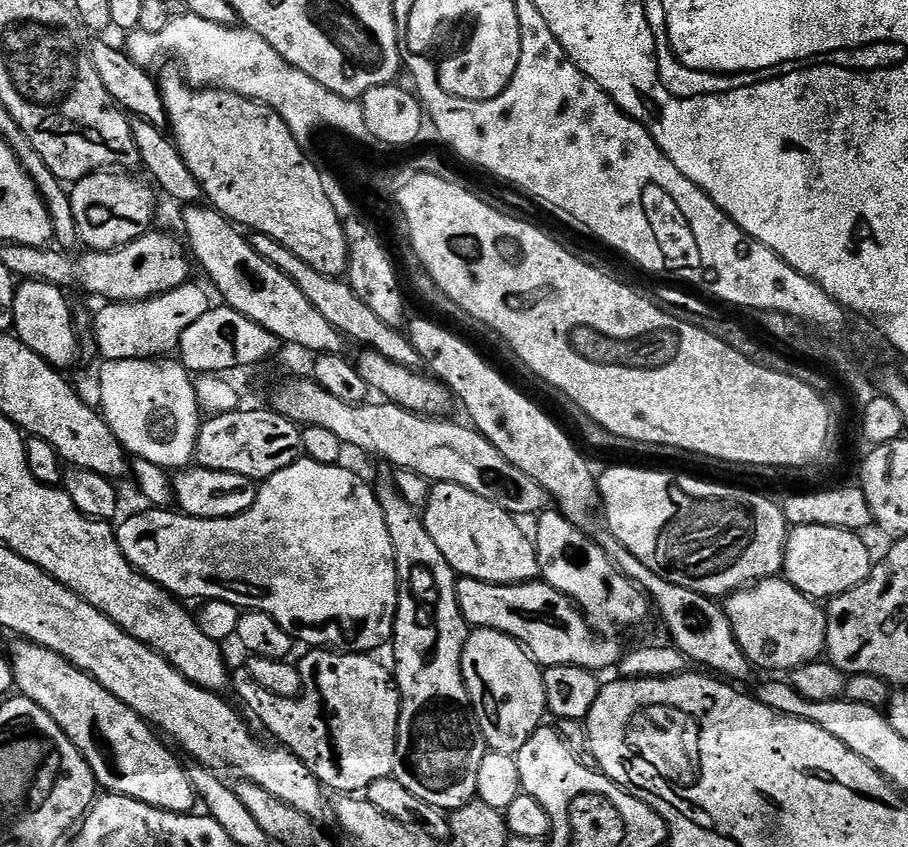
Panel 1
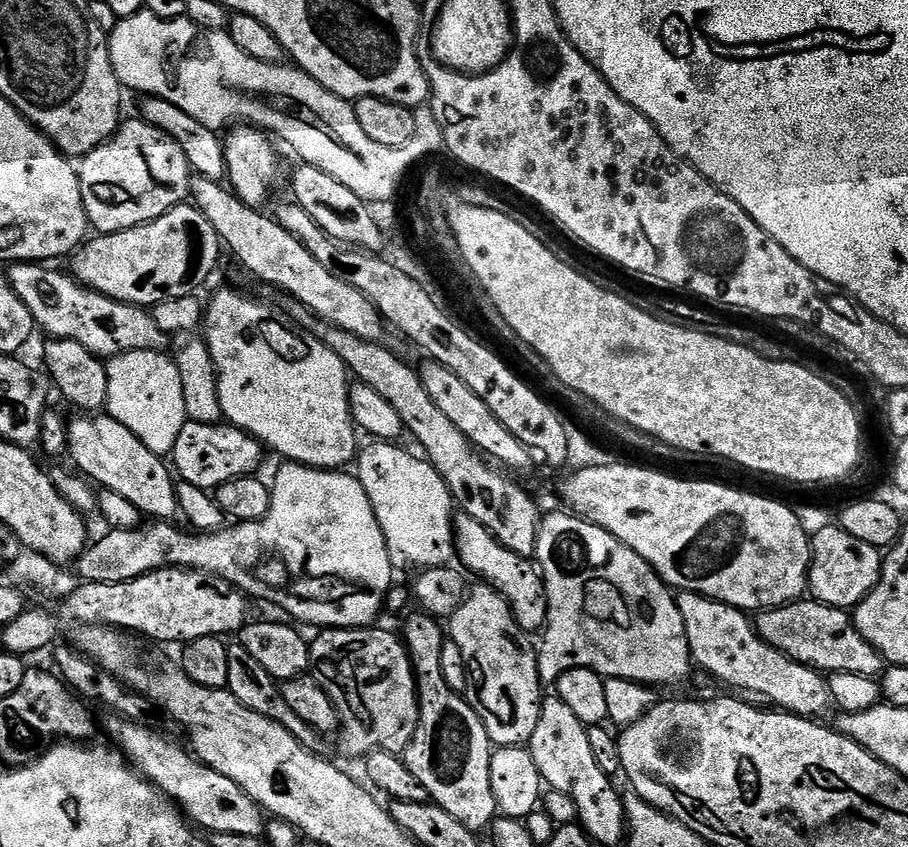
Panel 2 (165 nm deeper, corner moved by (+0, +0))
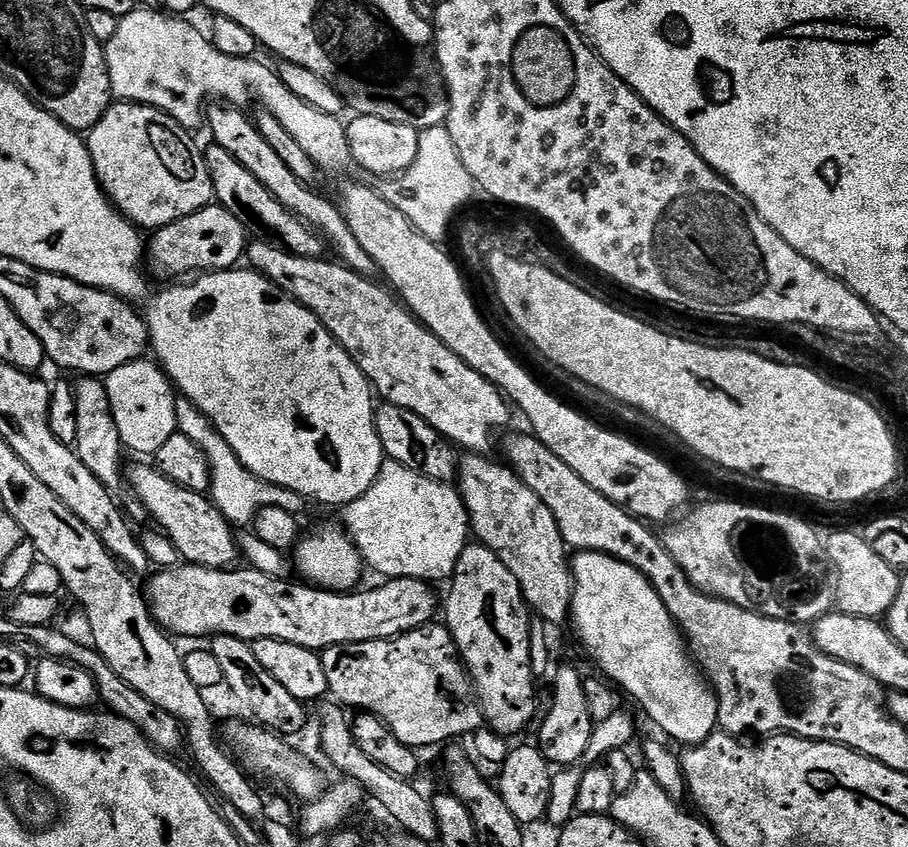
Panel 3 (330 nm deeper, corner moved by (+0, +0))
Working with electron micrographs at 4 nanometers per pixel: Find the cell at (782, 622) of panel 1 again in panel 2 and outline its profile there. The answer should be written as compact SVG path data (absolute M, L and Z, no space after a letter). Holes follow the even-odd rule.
M811 598L800 600L797 604L781 603L775 608L769 608L757 615L754 620L756 635L761 636L770 646L786 654L791 660L816 669L821 674L833 672L849 672L850 674L879 677L886 667L886 661L877 648L872 648L866 638L860 636L853 617L843 608L832 608L828 604L821 604Z

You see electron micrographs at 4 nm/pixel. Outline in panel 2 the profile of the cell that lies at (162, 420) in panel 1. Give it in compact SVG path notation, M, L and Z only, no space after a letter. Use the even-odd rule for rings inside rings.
M147 348L123 352L121 356L111 357L107 361L108 369L108 402L107 415L113 416L130 434L142 442L150 451L157 452L159 456L167 457L172 451L174 442L178 442L178 434L182 434L182 426L189 421L186 414L186 397L182 394L182 374L178 374L178 366L171 355L163 356L160 350Z

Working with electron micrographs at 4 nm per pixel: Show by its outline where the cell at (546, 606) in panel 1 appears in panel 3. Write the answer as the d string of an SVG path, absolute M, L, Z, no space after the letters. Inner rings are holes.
M181 563L174 568L157 571L147 581L146 599L148 609L152 612L157 624L165 632L176 636L233 636L239 640L261 640L274 638L282 642L294 642L294 646L302 646L313 650L323 650L339 644L357 644L358 642L374 642L375 640L391 640L403 632L412 632L424 624L433 623L436 612L436 592L431 583L414 578L391 578L380 582L377 588L368 588L365 592L330 592L317 588L307 582L292 584L291 579L279 580L267 576L251 566L228 568L207 568L197 564Z

